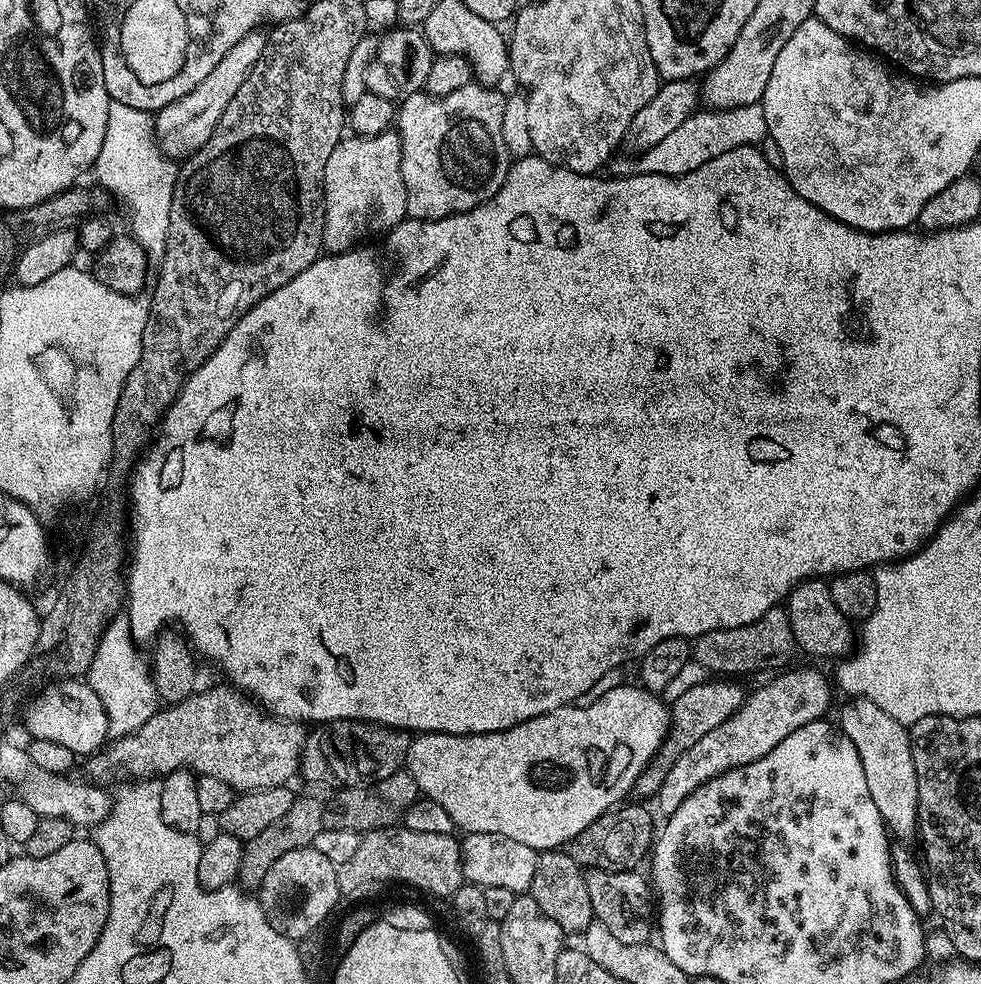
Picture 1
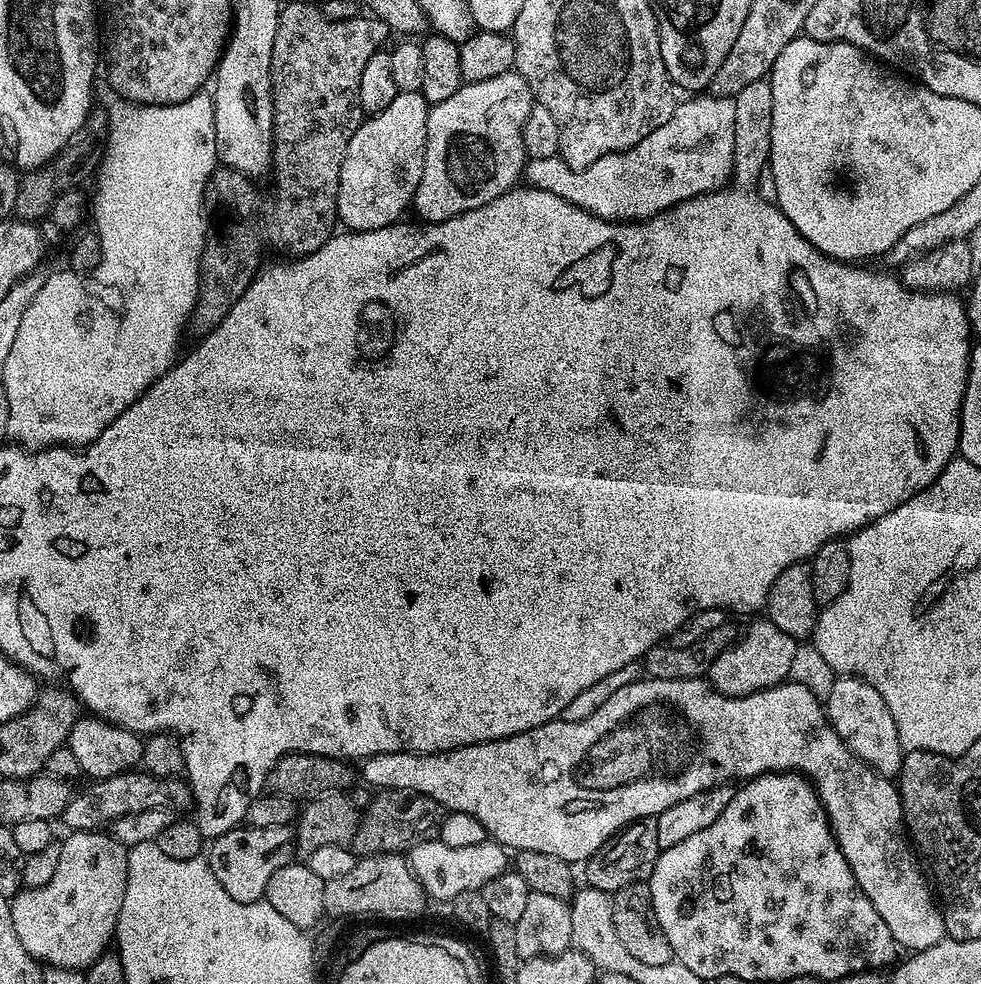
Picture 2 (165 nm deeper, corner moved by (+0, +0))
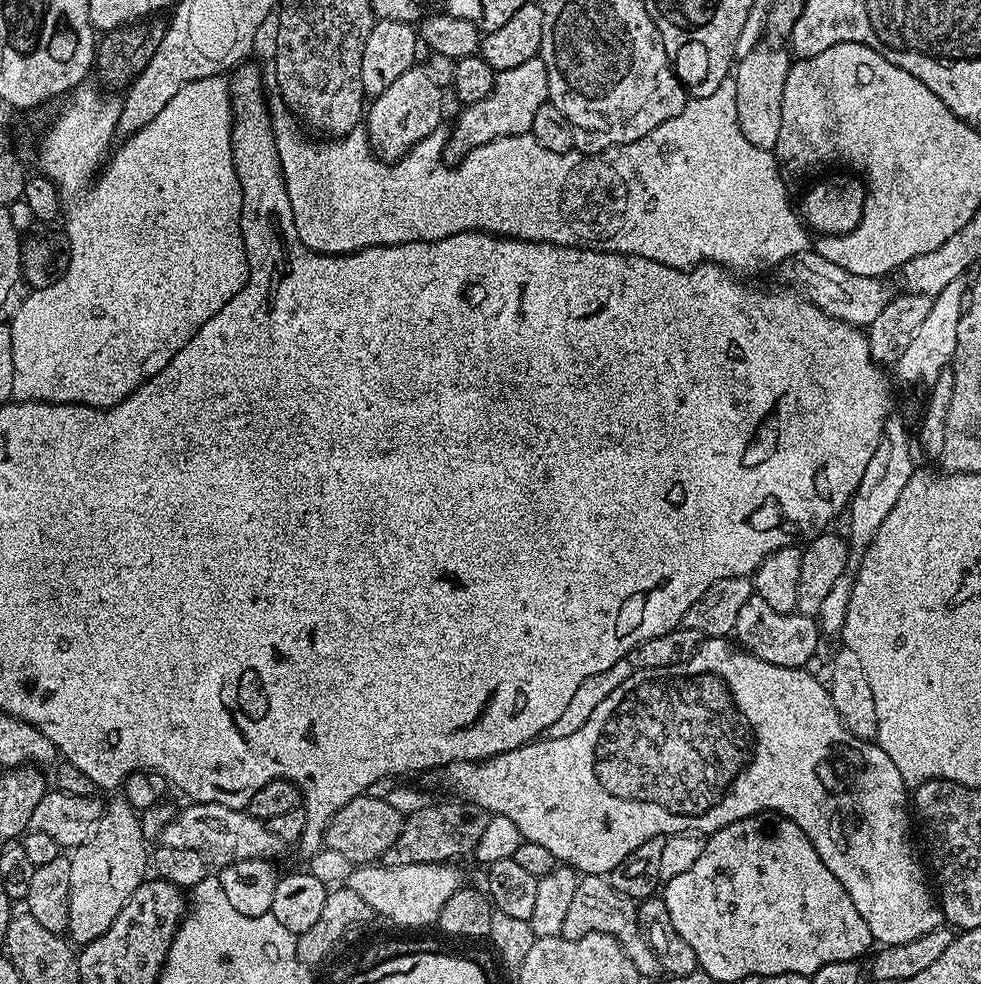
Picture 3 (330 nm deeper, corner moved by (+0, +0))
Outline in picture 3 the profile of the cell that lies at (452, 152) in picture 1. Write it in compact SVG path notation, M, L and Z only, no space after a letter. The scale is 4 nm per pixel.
M538 58L496 73L494 90L490 90L482 102L465 104L459 109L460 117L448 132L447 155L452 158L462 157L470 150L500 136L529 135L534 126L534 114L538 114L538 106L546 103L549 103L546 66Z

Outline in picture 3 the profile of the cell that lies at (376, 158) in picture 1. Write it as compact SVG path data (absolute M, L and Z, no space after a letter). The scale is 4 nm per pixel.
M413 66L406 70L382 94L371 97L366 108L366 131L372 150L381 160L395 162L406 156L422 138L434 134L445 123L445 89L430 79L427 67Z

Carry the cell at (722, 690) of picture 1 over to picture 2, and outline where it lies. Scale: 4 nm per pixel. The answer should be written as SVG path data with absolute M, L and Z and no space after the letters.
M767 618L756 620L748 629L739 633L731 648L727 648L714 658L706 677L709 684L723 696L749 696L785 683L796 664L798 641L790 634L782 634Z

